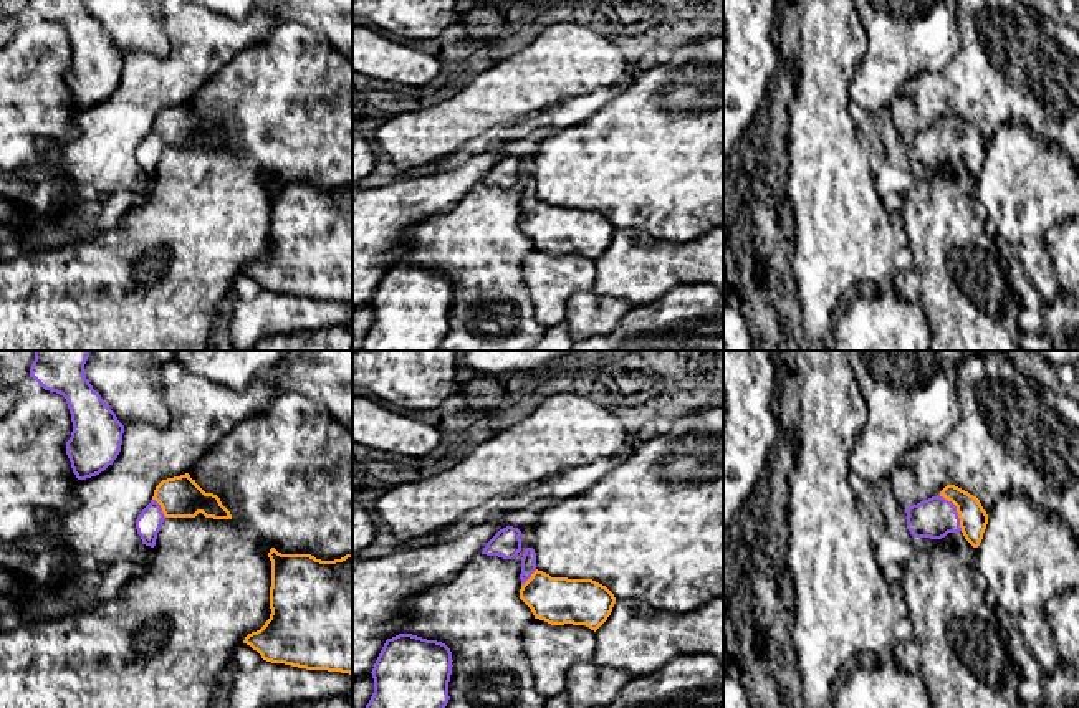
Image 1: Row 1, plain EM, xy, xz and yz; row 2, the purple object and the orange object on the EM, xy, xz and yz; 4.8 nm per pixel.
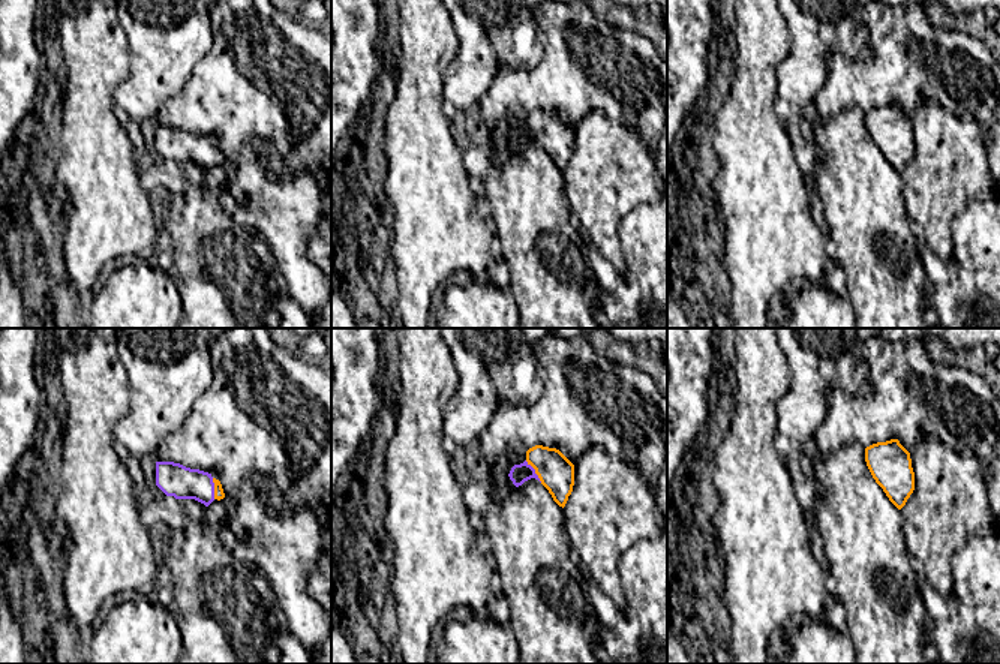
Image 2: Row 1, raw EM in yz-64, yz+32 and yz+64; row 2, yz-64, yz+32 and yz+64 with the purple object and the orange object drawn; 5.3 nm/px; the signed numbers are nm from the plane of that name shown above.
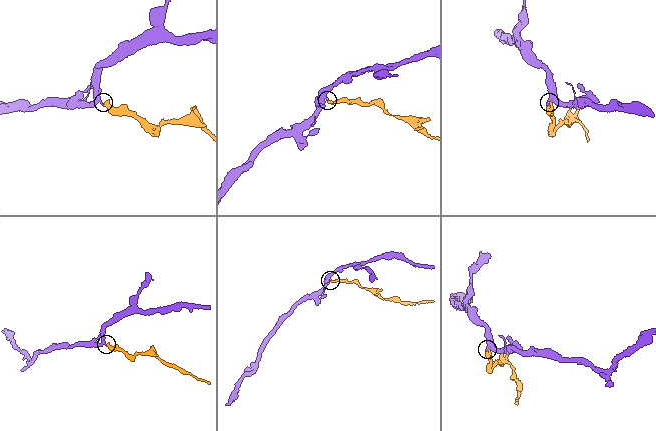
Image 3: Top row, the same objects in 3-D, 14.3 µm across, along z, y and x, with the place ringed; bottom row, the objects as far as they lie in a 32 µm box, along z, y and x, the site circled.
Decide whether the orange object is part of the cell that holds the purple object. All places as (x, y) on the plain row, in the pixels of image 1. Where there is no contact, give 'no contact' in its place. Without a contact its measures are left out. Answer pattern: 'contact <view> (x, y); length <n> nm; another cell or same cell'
contact yz (955, 139); length 200 nm; same cell

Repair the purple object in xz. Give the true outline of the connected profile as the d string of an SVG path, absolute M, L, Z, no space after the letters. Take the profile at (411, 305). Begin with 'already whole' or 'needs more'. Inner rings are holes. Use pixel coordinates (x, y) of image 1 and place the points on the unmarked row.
already whole; M412 263L387 268L372 298L374 323L361 351L437 351L445 339L452 281Z

